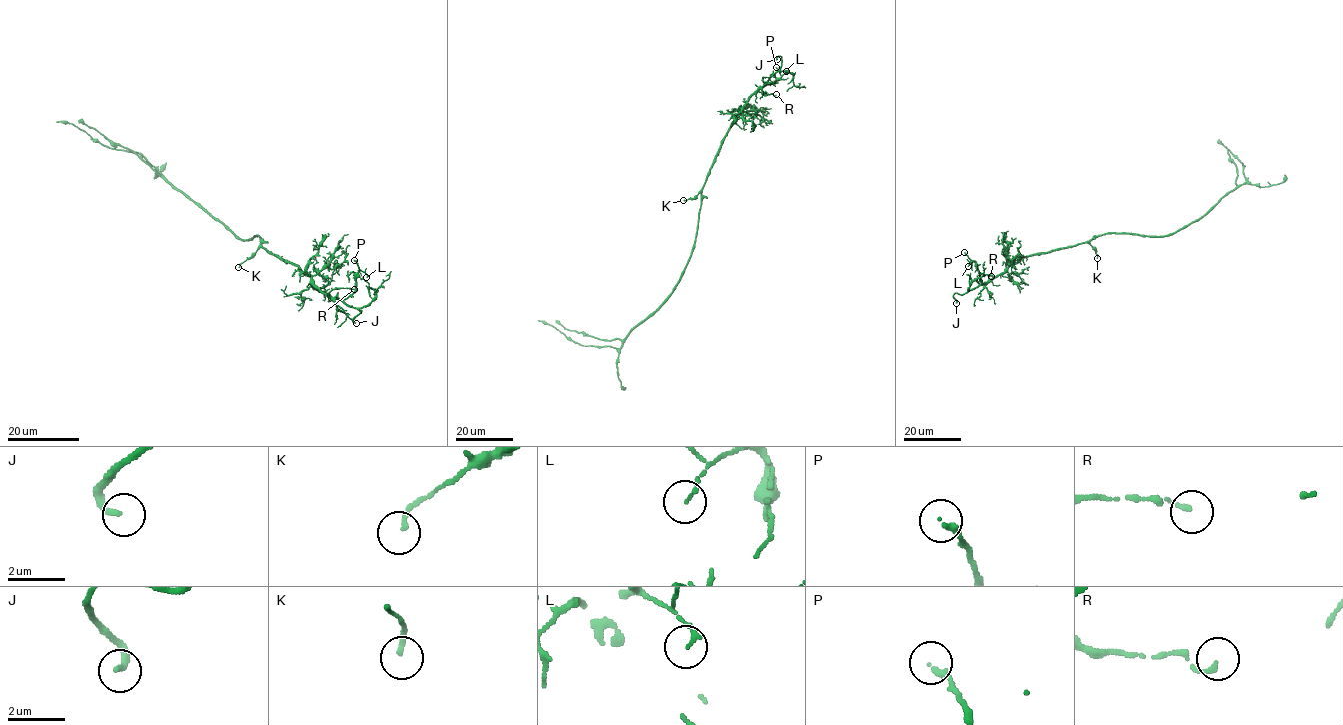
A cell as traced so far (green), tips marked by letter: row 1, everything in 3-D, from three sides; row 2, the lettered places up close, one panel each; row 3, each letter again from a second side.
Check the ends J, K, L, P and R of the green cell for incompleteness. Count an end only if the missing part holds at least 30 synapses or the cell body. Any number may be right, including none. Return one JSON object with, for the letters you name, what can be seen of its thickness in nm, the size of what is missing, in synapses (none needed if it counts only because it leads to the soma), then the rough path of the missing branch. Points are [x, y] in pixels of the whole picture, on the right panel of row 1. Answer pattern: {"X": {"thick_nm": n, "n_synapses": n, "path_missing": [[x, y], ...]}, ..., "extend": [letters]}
{"J": {"thick_nm": 220, "path_missing": [[956, 303], [940, 304], [924, 299]]}, "extend": ["J"]}

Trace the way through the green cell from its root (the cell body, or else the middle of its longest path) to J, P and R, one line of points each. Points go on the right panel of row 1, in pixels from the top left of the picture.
J: (1132, 234), (1099, 234), (1072, 246), (1023, 257), (1003, 272), (965, 293), (955, 293), (956, 303)
P: (1132, 234), (1099, 234), (1072, 246), (1023, 257), (983, 284), (977, 263), (964, 252)
R: (1132, 234), (1106, 233), (1072, 246), (1032, 254), (991, 276)

